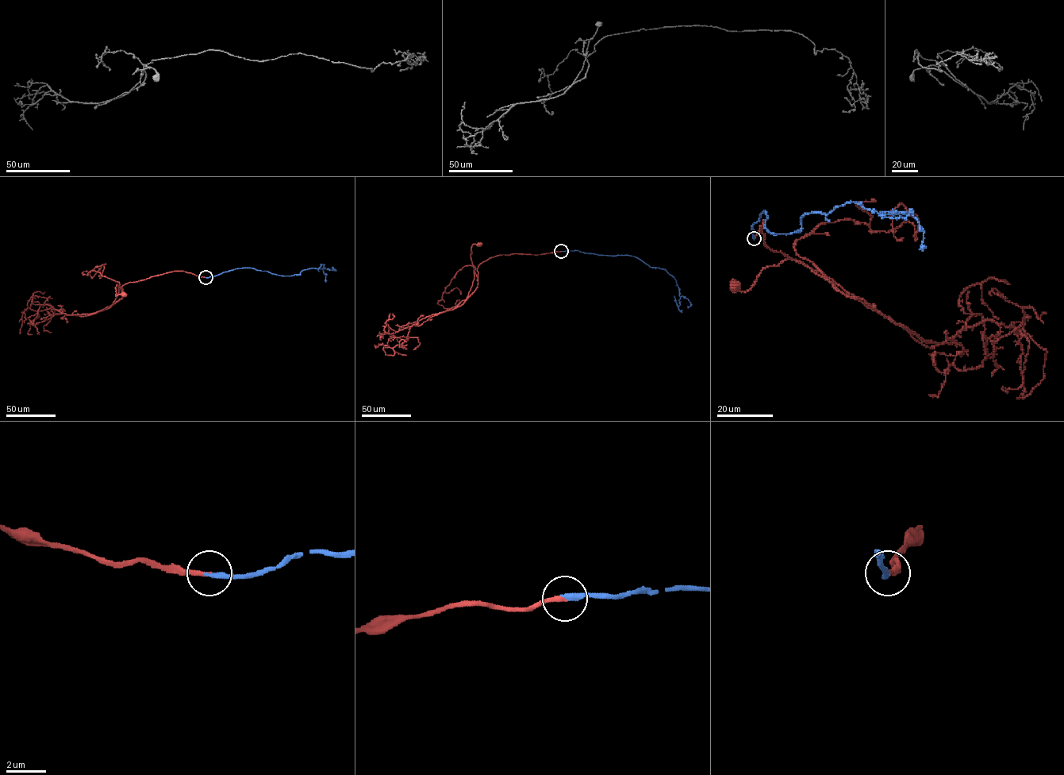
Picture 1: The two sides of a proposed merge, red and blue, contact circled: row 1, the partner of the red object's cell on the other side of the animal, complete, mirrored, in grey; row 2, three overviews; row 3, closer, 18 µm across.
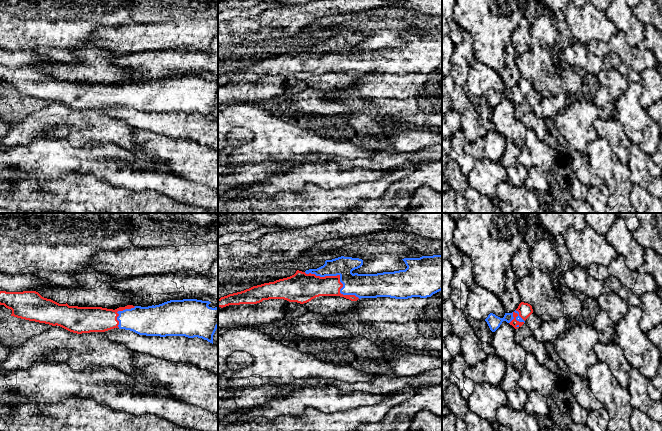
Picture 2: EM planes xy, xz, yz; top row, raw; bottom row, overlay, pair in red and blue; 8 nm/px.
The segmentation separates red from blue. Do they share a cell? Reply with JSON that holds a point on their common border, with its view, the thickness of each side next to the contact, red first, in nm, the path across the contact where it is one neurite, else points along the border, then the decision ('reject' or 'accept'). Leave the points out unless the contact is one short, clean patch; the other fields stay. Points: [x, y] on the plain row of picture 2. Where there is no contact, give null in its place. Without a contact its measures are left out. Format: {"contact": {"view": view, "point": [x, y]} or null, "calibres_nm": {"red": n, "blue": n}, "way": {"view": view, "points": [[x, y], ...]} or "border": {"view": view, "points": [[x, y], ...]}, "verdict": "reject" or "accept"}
{"contact": {"view": "xz", "point": [339, 52]}, "calibres_nm": {"red": 200, "blue": 190}, "verdict": "accept"}

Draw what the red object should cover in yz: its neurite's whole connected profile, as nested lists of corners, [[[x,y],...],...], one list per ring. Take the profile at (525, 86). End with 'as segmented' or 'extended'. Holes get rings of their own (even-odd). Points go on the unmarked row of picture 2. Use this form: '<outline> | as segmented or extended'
[[[521,78],[518,84],[512,89],[505,89],[503,94],[496,92],[493,89],[490,89],[485,95],[490,106],[495,108],[503,97],[506,97],[512,101],[515,105],[521,103],[525,96],[533,89],[532,82],[528,79]]] | extended

